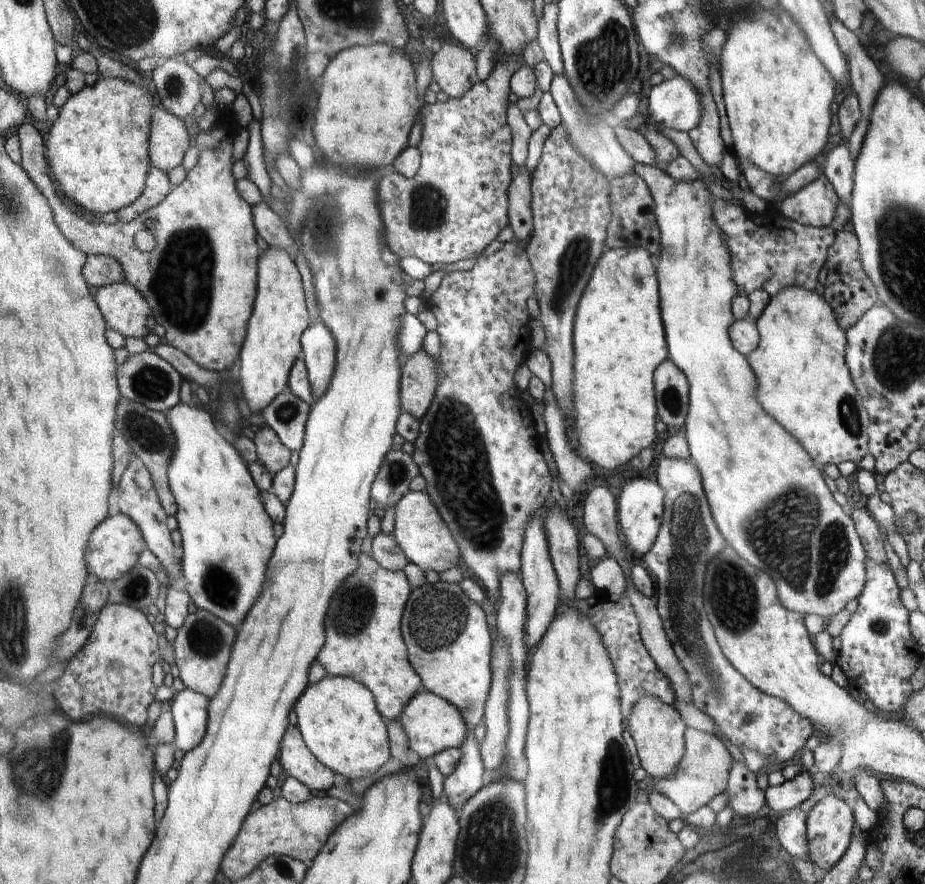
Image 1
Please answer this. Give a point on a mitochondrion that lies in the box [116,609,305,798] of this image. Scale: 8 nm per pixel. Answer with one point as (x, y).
(204, 638)

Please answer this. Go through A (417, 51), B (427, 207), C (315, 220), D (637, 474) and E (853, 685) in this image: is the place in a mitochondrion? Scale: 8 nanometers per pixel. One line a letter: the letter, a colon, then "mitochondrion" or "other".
A: other
B: mitochondrion
C: mitochondrion
D: other
E: other

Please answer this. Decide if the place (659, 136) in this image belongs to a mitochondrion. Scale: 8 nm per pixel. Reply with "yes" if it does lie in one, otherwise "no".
no

